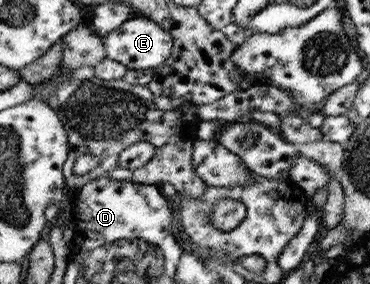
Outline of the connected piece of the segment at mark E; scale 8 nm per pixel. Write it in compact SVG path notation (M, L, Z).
M132 16L122 26L102 37L107 58L119 61L129 69L148 69L162 66L171 57L174 37L164 31L155 20L143 16Z

